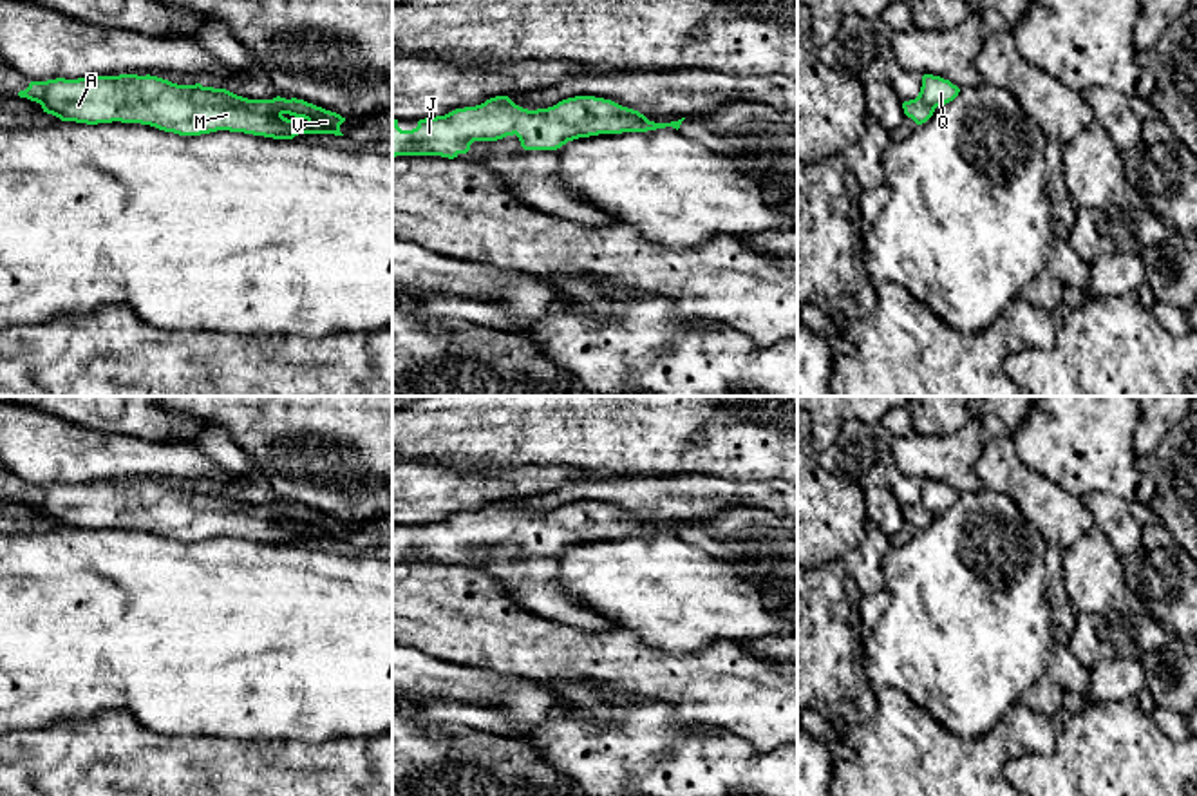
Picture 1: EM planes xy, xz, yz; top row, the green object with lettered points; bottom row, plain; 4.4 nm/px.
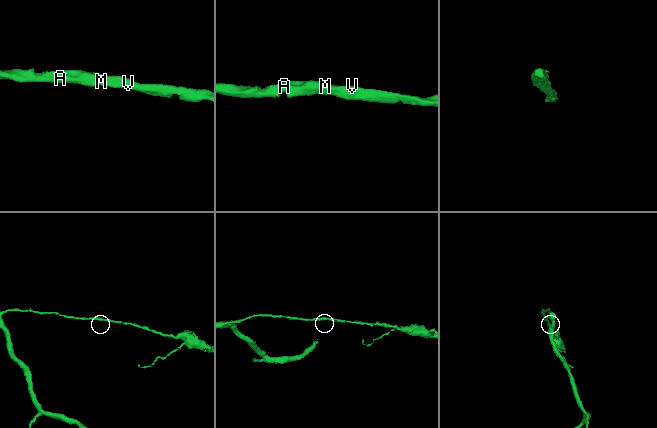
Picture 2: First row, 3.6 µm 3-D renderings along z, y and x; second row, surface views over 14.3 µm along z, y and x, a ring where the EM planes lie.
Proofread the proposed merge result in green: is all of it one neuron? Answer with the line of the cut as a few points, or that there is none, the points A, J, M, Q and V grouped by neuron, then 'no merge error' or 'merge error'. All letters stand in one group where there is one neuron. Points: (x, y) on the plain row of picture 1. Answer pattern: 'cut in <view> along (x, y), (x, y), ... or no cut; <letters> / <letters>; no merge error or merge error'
no cut; A J M Q V; no merge error

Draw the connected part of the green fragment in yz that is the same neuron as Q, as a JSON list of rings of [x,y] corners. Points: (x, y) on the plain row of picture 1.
[[[924,479],[922,492],[915,505],[904,507],[902,514],[917,530],[926,528],[937,512],[953,507],[960,494],[940,481]]]

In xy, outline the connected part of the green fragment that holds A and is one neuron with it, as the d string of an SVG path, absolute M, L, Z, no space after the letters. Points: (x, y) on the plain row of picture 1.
M96 481L31 487L18 498L61 526L87 530L141 528L179 541L217 535L244 537L273 545L298 539L335 539L345 526L336 517L304 505L248 505L226 494L177 490L157 481Z

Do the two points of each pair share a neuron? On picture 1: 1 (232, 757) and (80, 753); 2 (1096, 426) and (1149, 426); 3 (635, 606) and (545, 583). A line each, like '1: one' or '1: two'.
1: one
2: two
3: two

